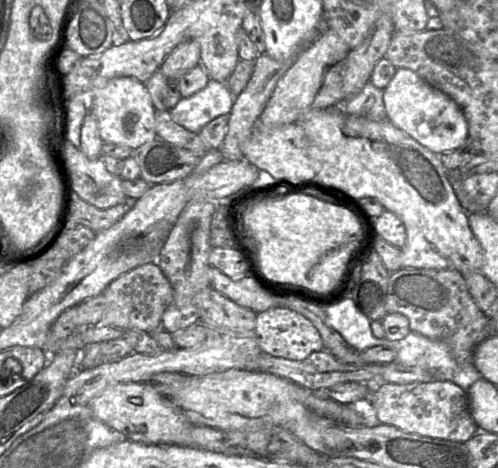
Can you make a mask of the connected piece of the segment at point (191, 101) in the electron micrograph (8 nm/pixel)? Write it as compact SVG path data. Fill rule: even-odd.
M209 79L208 84L200 91L188 98L181 98L177 105L169 109L172 120L186 130L199 133L201 129L213 119L229 114L234 105L234 95L226 82Z

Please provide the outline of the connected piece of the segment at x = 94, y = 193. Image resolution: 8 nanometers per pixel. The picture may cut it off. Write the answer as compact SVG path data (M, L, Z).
M69 140L64 145L64 155L73 193L98 209L126 203L123 179L107 170L103 158L89 159Z

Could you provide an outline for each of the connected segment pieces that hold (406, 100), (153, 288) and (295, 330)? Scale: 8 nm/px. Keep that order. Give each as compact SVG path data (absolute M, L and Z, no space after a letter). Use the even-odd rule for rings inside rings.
M397 68L383 90L383 101L387 119L435 154L454 151L468 138L468 123L459 105L410 69Z
M146 263L112 281L101 293L108 301L108 308L99 325L122 330L138 329L152 333L162 327L162 316L173 302L173 289L157 263Z
M271 308L260 313L256 313L255 335L262 352L276 358L290 361L303 361L311 354L324 350L320 333L312 322L301 314L286 308Z

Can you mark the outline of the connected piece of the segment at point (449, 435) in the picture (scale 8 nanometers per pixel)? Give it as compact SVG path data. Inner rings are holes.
M450 381L382 383L369 395L369 403L378 421L408 433L465 443L478 433L470 411L467 392Z

